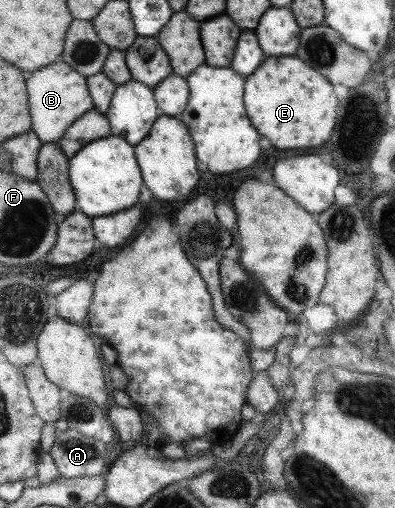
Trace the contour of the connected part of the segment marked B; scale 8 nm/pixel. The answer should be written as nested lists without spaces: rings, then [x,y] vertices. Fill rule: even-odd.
[[[60,60],[58,64],[50,64],[29,73],[27,78],[26,92],[29,95],[30,116],[33,116],[31,131],[37,133],[37,139],[42,144],[60,140],[76,119],[93,108],[87,77]]]

